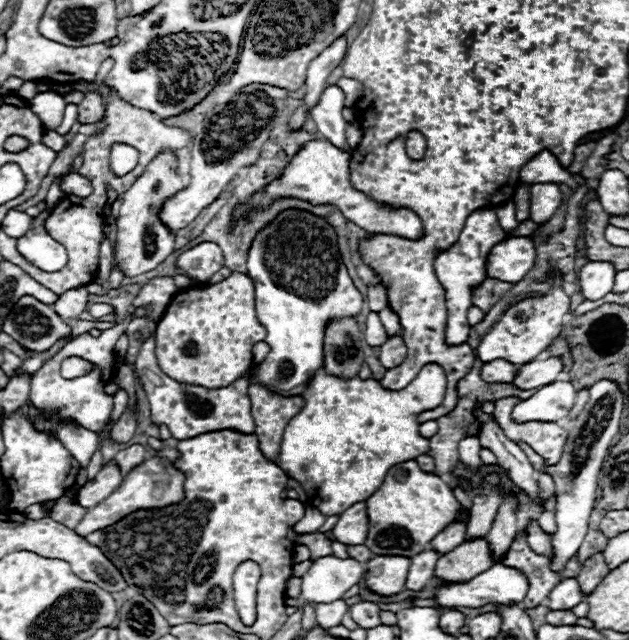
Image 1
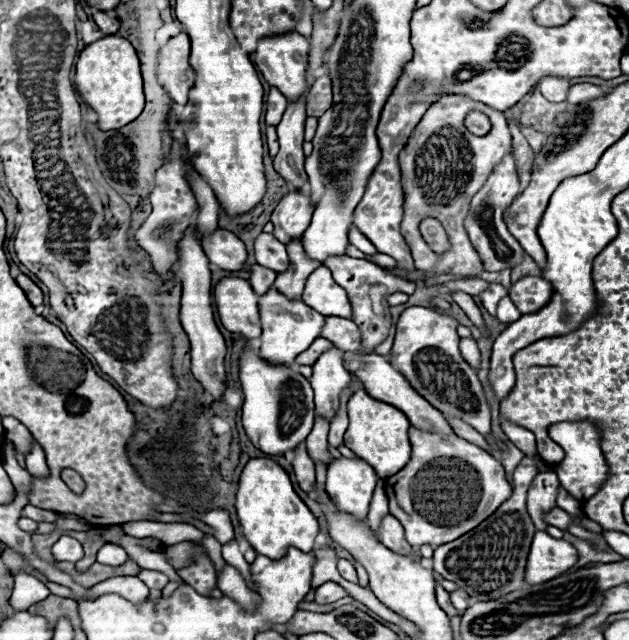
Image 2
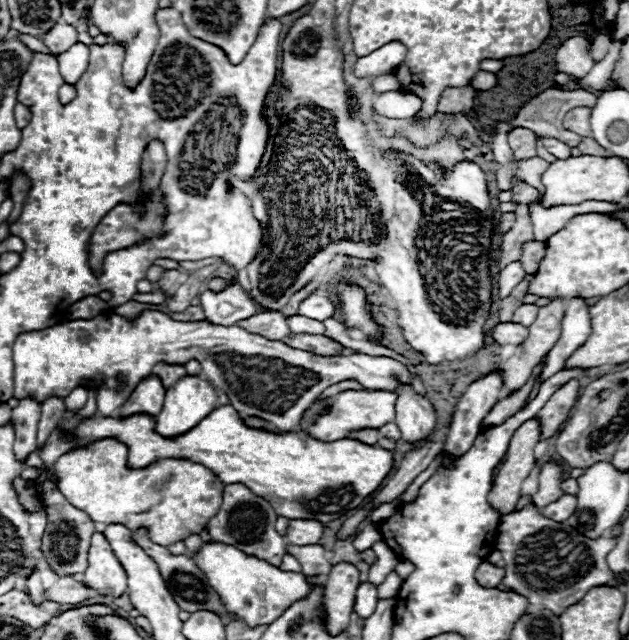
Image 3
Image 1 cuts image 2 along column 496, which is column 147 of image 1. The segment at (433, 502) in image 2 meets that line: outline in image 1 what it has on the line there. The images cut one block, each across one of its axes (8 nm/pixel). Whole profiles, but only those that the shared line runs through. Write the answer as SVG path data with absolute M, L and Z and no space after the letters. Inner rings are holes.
M154 456L150 460L146 460L144 464L140 464L136 470L132 470L124 482L120 484L120 488L114 490L114 494L110 494L106 500L102 500L98 506L90 508L84 518L80 520L80 524L74 528L74 532L78 536L88 536L96 530L102 530L118 520L122 520L122 516L128 516L128 512L136 512L138 508L160 508L160 506L168 506L168 504L178 504L184 498L184 474L180 470L176 470L170 462Z

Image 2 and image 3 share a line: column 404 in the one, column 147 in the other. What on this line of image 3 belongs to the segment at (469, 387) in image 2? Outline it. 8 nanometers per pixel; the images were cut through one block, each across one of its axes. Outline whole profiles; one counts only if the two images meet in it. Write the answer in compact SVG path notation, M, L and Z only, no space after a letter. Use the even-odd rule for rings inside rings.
M144 310L138 318L128 320L114 312L106 312L96 316L94 320L68 320L58 326L50 326L46 330L24 332L14 342L14 398L34 398L36 402L44 402L46 398L58 396L66 398L76 386L96 386L96 404L98 414L114 416L116 410L130 398L134 388L152 374L154 364L186 364L188 360L198 360L202 366L204 376L220 390L228 390L230 404L242 416L260 416L270 420L278 430L290 432L296 430L300 424L302 412L320 396L328 386L356 378L362 386L372 390L388 390L394 392L398 384L412 384L412 374L406 364L386 358L386 356L368 356L368 354L354 354L354 356L320 356L306 350L290 348L280 340L268 340L260 334L246 332L238 326L220 326L208 320L200 322L176 322L168 314L158 310Z

